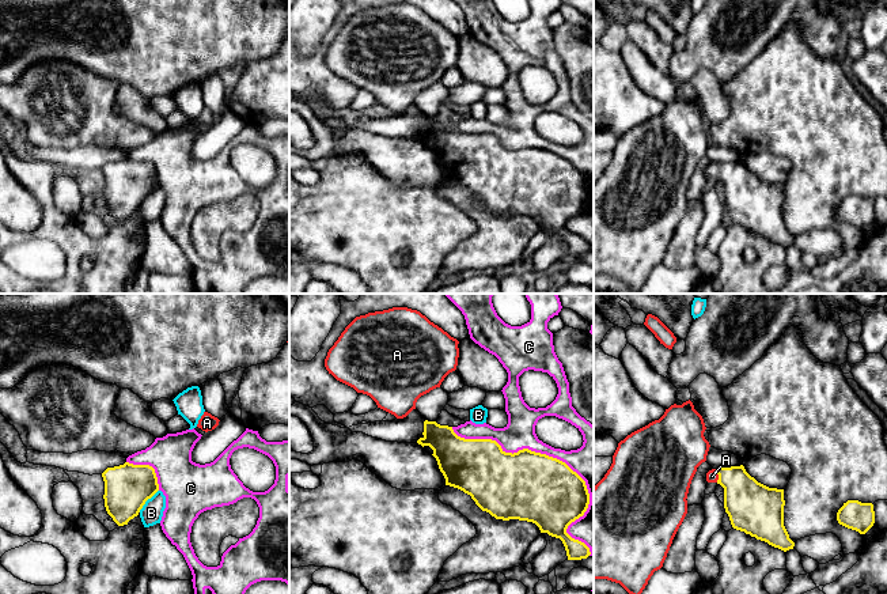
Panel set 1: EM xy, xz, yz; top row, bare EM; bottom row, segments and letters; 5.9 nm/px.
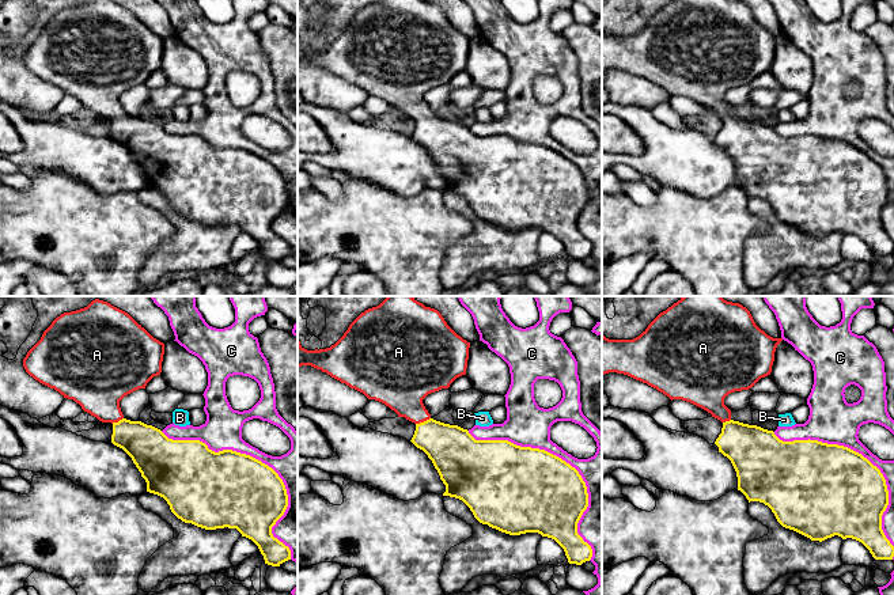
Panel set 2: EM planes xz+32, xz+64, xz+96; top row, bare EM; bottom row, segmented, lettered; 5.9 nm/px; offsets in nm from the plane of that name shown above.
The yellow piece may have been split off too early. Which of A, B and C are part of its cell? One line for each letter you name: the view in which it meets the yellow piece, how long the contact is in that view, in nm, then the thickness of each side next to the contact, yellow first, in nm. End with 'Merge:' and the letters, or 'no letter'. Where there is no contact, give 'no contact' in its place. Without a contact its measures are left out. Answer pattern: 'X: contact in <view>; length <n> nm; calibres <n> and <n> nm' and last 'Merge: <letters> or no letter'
A: contact in yz; length 80 nm; calibres 280 and 70 nm
Merge: A

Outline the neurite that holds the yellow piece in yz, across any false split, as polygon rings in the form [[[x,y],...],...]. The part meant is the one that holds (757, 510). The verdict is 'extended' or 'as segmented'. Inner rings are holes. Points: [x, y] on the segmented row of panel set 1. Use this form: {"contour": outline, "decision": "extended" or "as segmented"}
{"contour": [[[743,465],[712,469],[706,481],[724,488],[724,508],[734,529],[784,552],[793,549],[784,526],[784,489],[758,483]]], "decision": "extended"}

